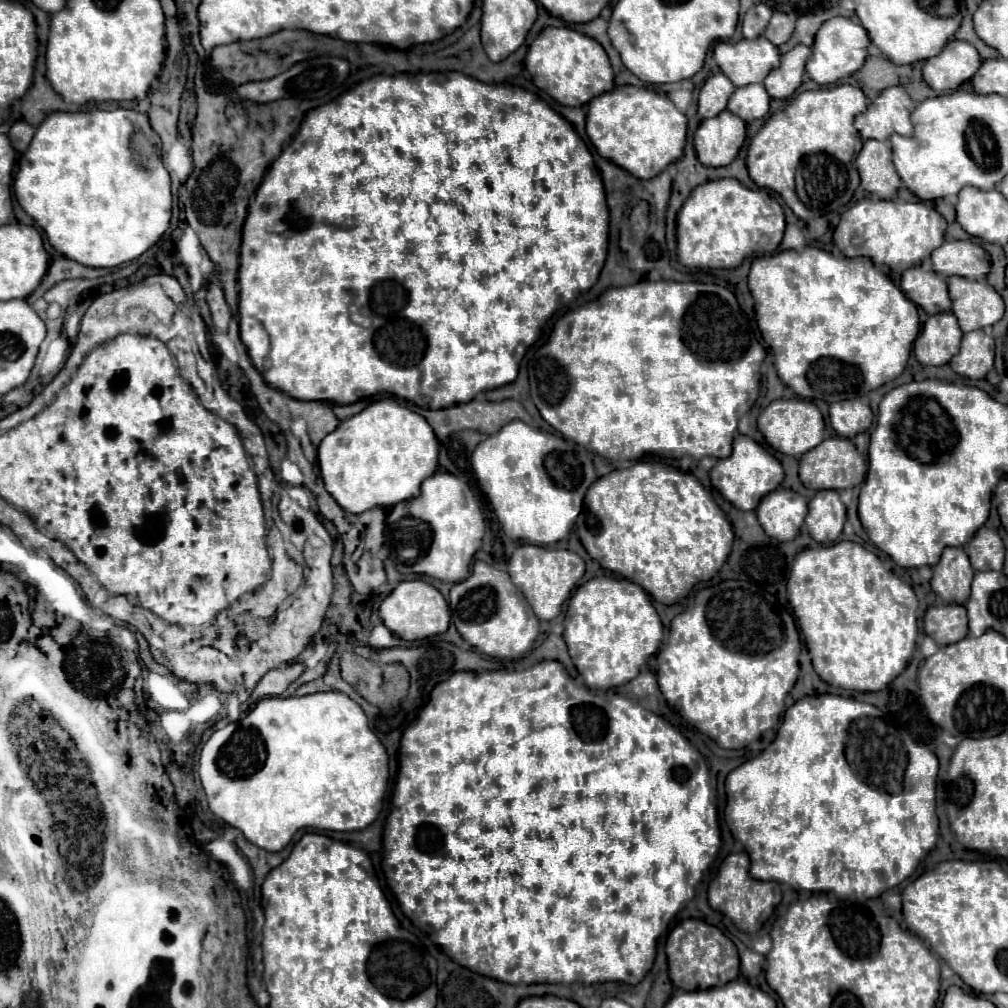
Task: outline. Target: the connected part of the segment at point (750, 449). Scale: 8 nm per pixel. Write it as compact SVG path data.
M736 435L732 455L716 461L714 469L710 471L710 479L712 479L712 485L722 493L722 497L728 499L734 507L742 511L750 511L750 509L756 509L756 505L766 493L774 491L782 483L784 469L780 461L772 453L768 453L760 443L756 443L746 435Z

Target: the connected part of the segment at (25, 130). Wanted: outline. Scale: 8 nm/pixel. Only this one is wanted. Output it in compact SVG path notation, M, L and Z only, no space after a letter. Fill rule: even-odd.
M16 121L8 133L12 147L20 153L26 151L26 147L30 145L30 139L34 137L34 127L30 127L26 121Z

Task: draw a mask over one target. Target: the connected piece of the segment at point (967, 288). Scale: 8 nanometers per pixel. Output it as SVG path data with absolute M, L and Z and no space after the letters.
M962 277L948 279L952 313L964 333L994 325L1004 315L1004 301L996 289L984 281L970 281Z

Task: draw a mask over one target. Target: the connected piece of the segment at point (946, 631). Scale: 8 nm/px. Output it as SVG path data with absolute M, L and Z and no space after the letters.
M964 605L930 607L924 615L924 633L930 635L940 647L956 643L968 635L968 617Z

